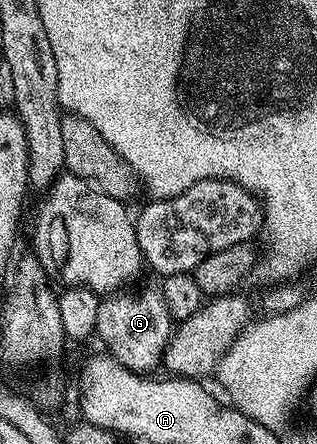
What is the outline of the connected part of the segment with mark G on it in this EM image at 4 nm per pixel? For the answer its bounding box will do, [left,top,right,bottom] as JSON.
[94,288,172,375]

